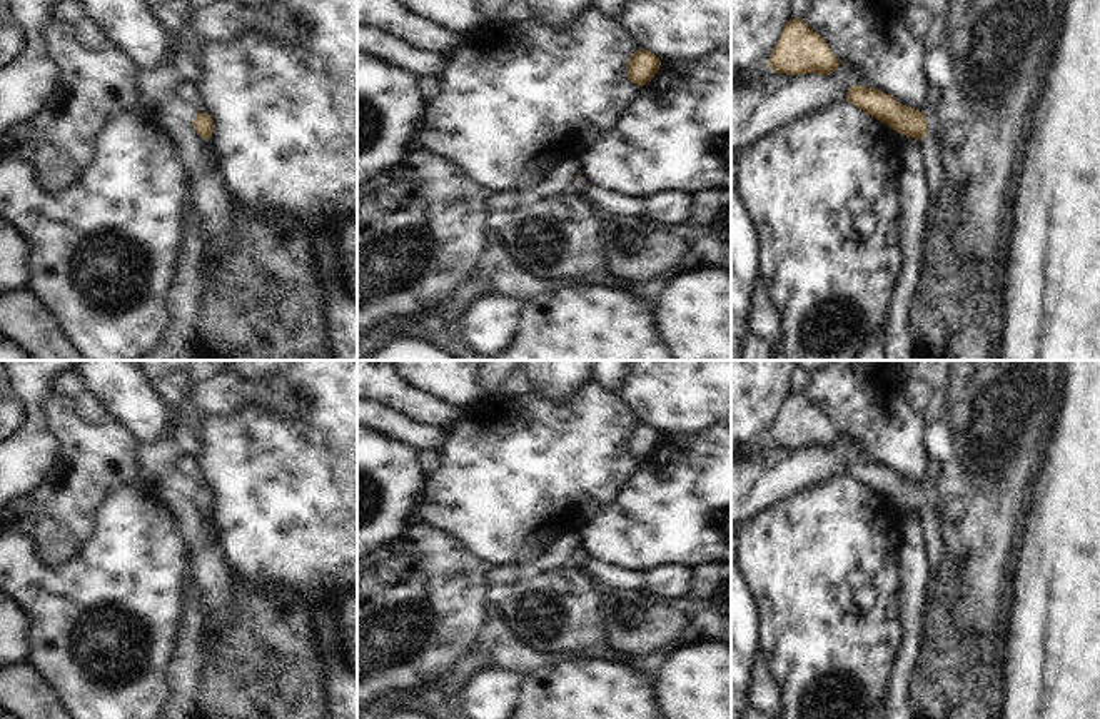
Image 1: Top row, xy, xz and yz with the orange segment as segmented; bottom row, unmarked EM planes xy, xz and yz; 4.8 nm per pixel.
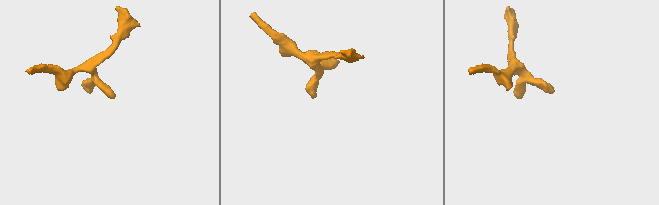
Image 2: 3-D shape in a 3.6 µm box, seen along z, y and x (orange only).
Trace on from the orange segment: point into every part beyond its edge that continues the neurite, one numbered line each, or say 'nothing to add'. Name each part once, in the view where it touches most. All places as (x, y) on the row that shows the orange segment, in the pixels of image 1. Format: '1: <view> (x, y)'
1: yz (932, 147)

